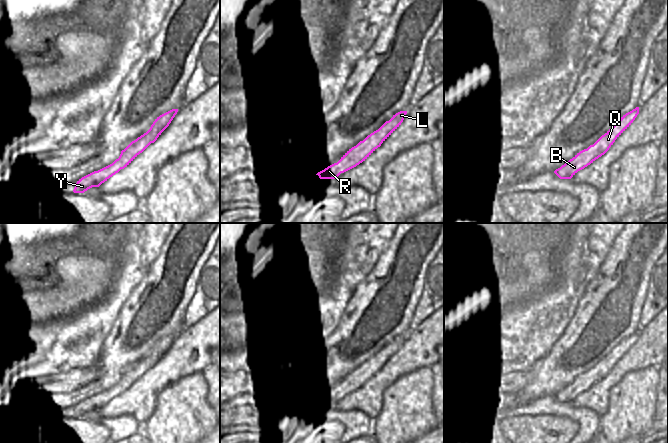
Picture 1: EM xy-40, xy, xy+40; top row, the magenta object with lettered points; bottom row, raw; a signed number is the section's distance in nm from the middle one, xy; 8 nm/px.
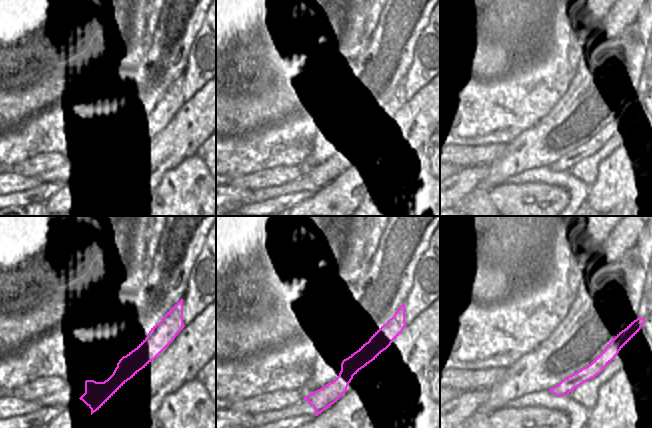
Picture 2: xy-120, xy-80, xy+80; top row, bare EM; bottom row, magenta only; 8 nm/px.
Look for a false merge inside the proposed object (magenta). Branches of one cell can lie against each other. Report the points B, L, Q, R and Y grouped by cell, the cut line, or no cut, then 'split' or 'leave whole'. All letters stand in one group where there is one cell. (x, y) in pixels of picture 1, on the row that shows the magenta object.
groups B L Q / R Y; cut xy-40 (149, 142), (141, 148), (136, 148), (129, 144); split

